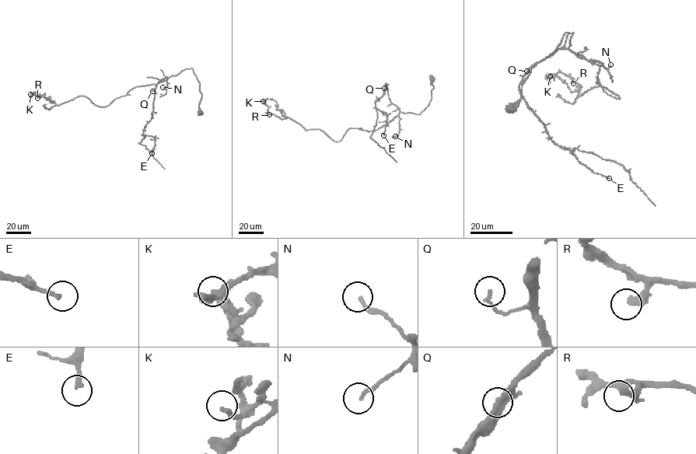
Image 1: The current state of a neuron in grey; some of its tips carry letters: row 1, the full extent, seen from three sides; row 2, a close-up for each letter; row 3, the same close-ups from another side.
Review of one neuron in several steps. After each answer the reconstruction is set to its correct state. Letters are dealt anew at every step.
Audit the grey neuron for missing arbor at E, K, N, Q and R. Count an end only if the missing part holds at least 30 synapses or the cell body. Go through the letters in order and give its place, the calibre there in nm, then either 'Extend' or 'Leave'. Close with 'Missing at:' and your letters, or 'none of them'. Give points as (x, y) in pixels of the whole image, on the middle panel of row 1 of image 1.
E: Place: (383, 135). Thickness 190 nm. Leave
K: Place: (263, 101). Thickness 160 nm. Leave
N: Place: (395, 136). Thickness 170 nm. Leave
Q: Place: (384, 88). Thickness 150 nm. Leave
R: Place: (269, 114). Thickness 340 nm. Leave
Missing at: none of them

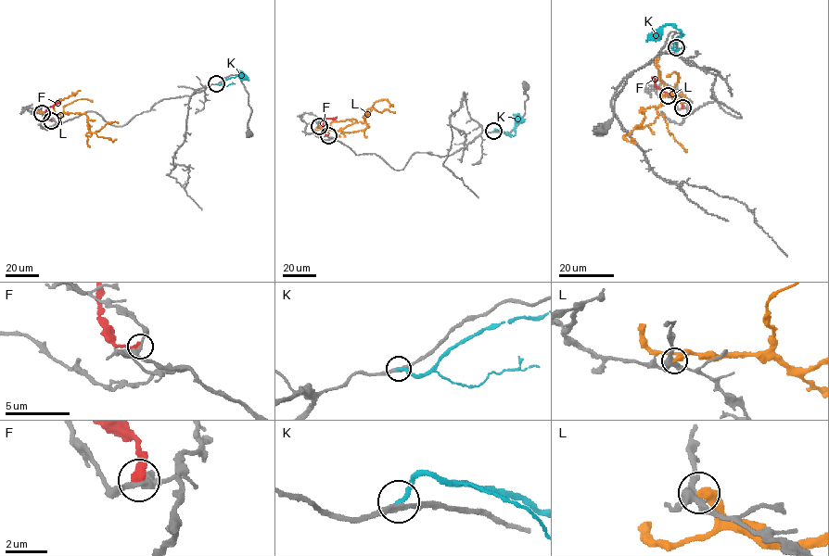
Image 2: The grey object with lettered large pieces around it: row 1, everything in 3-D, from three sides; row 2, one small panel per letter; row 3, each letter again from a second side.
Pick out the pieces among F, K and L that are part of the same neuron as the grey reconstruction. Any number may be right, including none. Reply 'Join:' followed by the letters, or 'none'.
Join: none

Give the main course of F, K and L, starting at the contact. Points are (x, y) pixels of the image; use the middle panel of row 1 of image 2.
F: (328, 135), (324, 132), (324, 120), (337, 117)
K: (493, 131), (496, 129), (514, 135), (517, 113)
L: (318, 126), (339, 131), (363, 122), (367, 110), (373, 107), (395, 112)

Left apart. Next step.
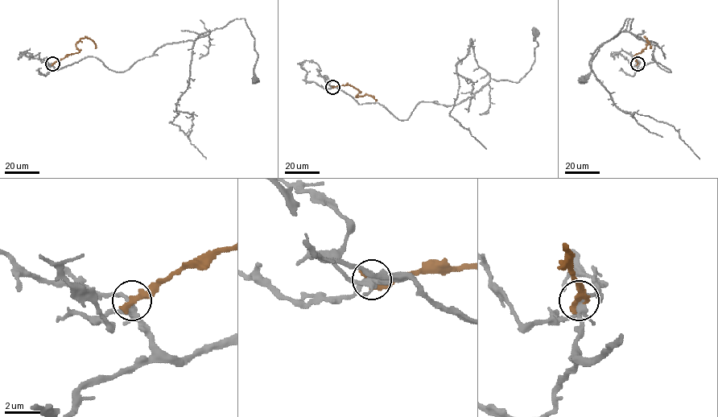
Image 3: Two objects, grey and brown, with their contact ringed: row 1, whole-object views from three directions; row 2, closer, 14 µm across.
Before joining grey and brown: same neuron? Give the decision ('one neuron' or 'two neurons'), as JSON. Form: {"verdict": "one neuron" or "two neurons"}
{"verdict": "two neurons"}

